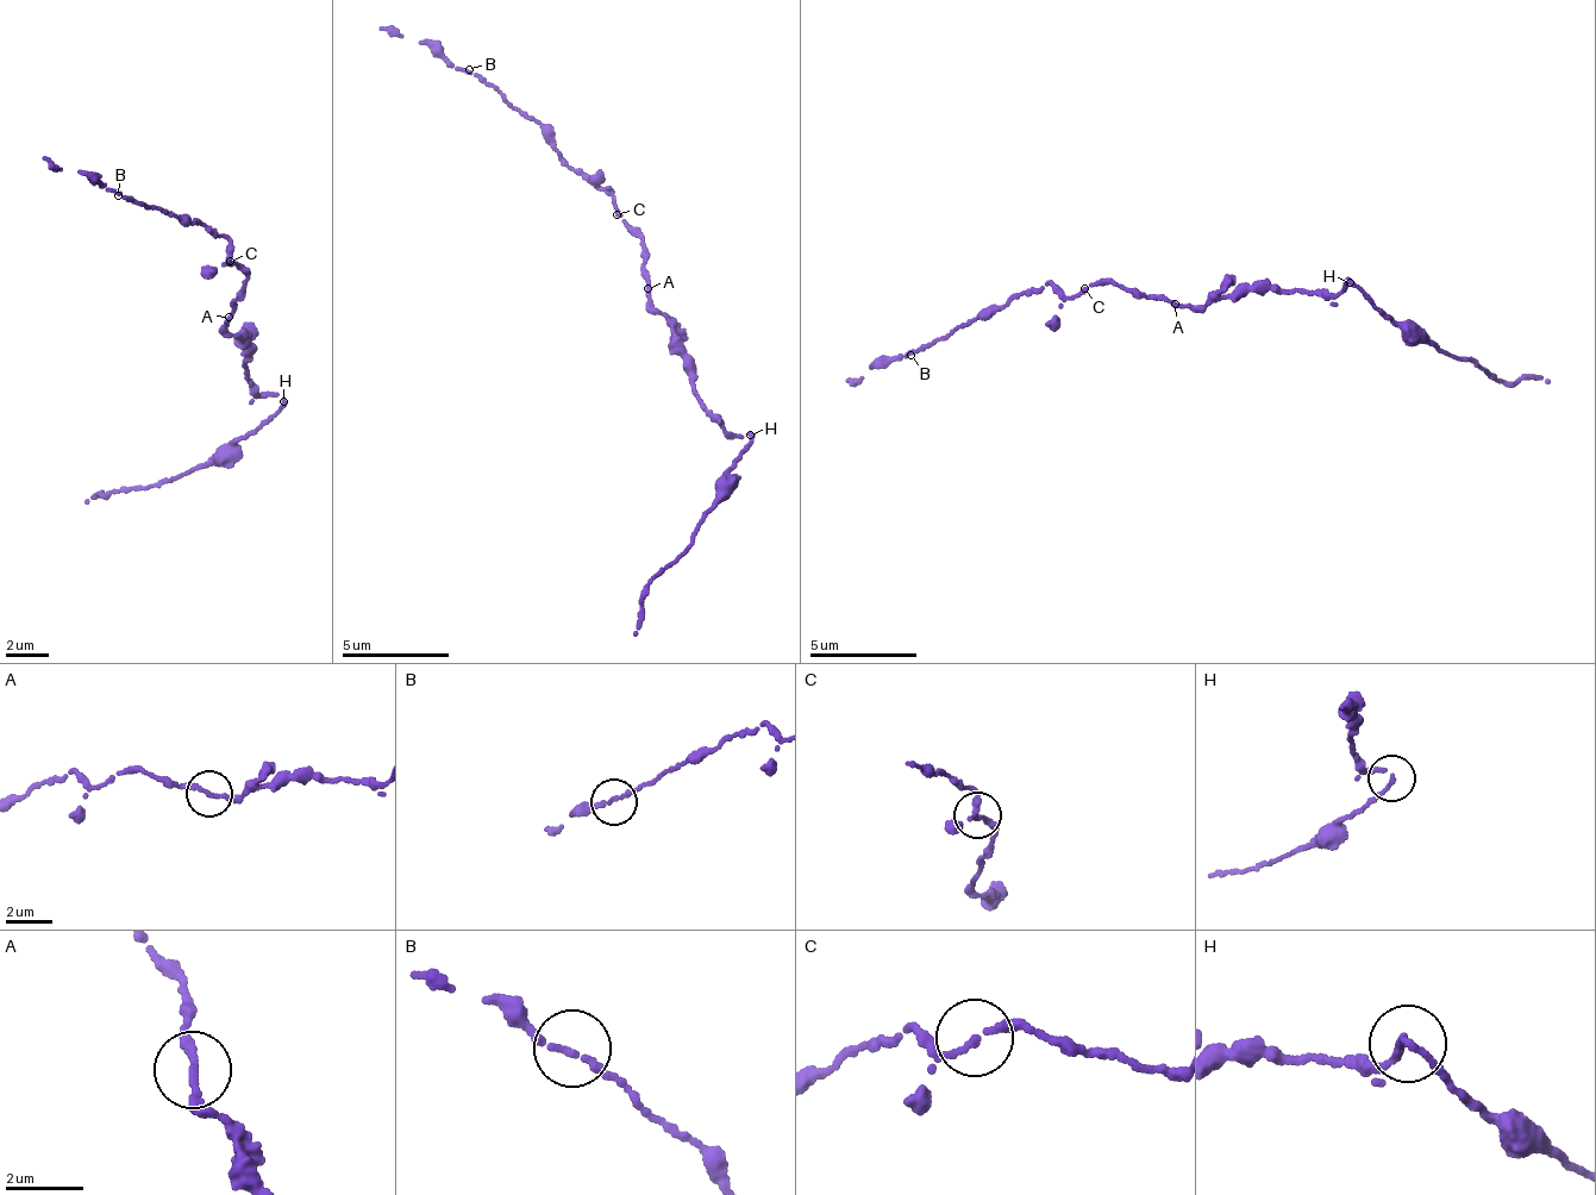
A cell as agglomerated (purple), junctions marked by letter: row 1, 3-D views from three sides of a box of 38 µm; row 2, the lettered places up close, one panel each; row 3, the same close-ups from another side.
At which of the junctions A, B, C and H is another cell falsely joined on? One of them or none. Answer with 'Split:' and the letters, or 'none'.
Split: none

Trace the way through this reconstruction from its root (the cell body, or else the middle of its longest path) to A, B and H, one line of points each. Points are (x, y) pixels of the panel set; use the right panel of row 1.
A: (1210, 306), (1175, 304)
B: (1210, 306), (1159, 301), (1106, 281), (1065, 295), (1049, 281), (911, 355)
H: (1210, 306), (1255, 291), (1318, 289), (1331, 295), (1345, 288), (1346, 277), (1351, 283)

